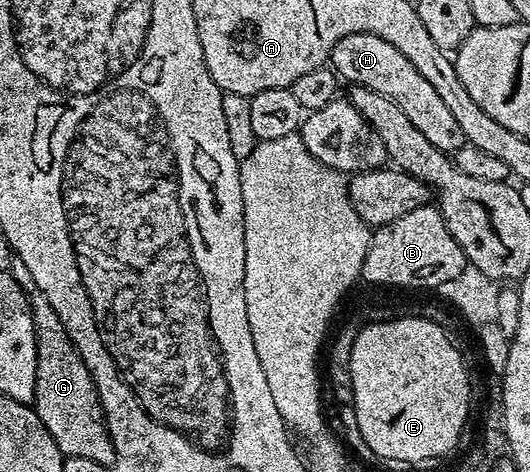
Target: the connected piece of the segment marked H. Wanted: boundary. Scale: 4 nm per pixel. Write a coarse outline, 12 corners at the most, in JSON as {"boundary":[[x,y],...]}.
{"boundary":[[344,35],[329,64],[392,99],[432,147],[466,144],[420,71],[380,35]]}

